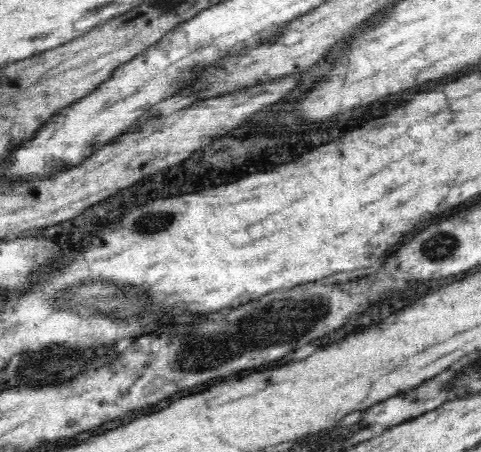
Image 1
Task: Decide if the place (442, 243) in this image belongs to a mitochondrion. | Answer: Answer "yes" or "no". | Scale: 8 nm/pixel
yes

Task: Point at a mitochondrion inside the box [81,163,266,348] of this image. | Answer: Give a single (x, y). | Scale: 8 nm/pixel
(165, 223)

